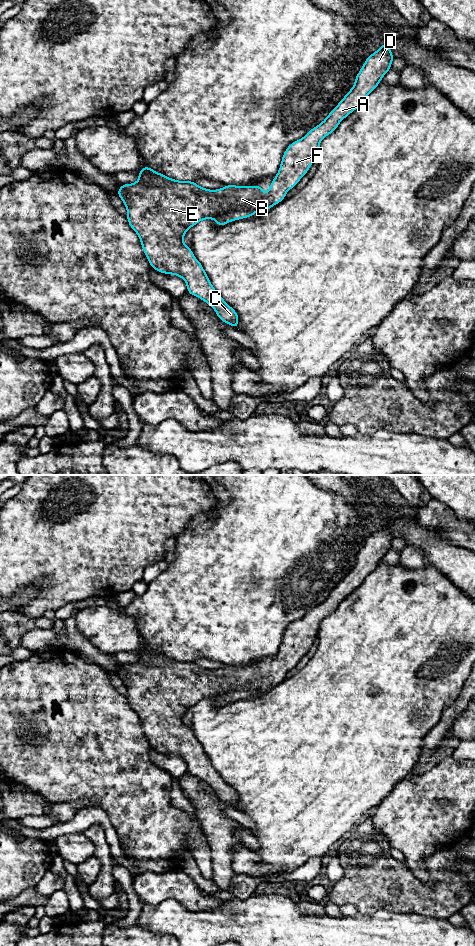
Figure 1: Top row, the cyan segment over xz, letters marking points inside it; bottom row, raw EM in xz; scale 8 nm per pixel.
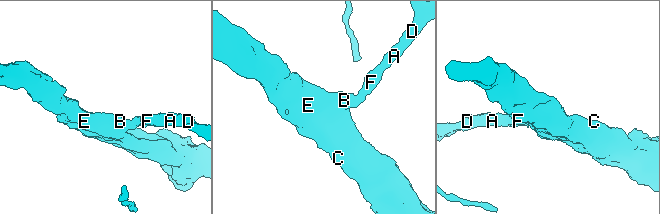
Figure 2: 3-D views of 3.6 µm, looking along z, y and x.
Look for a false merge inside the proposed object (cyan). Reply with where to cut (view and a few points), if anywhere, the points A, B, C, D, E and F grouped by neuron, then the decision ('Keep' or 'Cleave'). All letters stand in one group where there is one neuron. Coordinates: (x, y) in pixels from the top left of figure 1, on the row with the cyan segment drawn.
No split. Groups: A B C D E F. Keep

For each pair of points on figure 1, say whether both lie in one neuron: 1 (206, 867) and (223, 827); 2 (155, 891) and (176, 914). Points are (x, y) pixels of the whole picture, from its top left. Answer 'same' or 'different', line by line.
1: different
2: different

